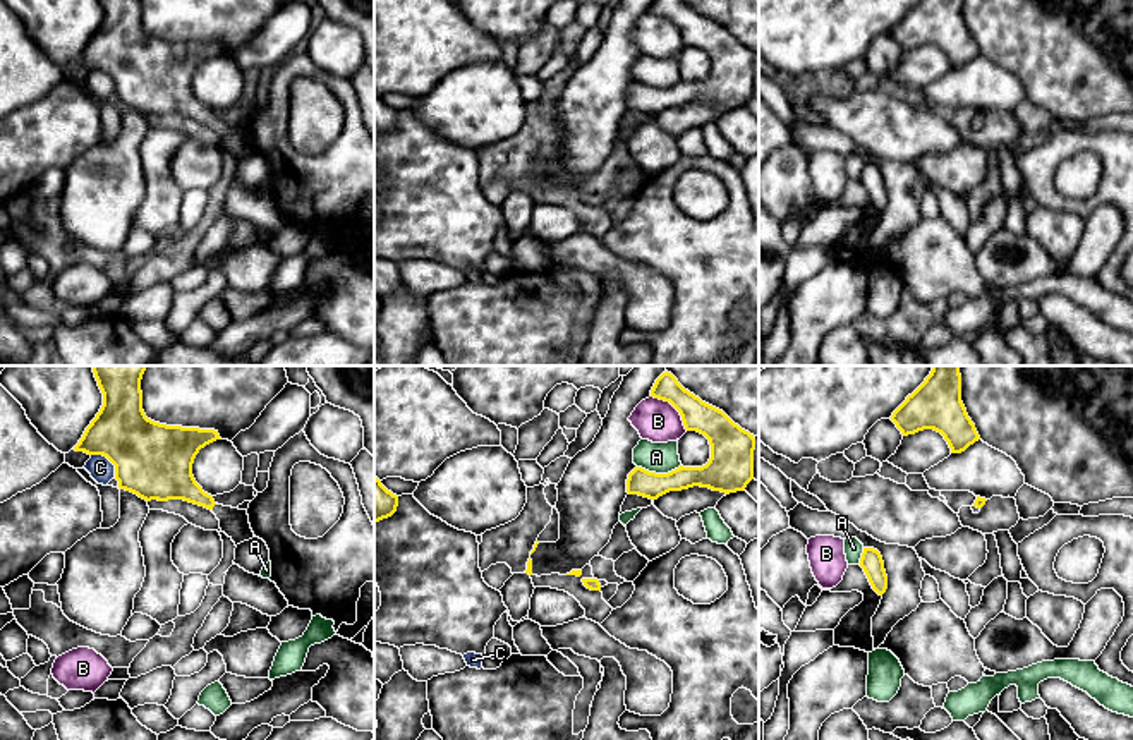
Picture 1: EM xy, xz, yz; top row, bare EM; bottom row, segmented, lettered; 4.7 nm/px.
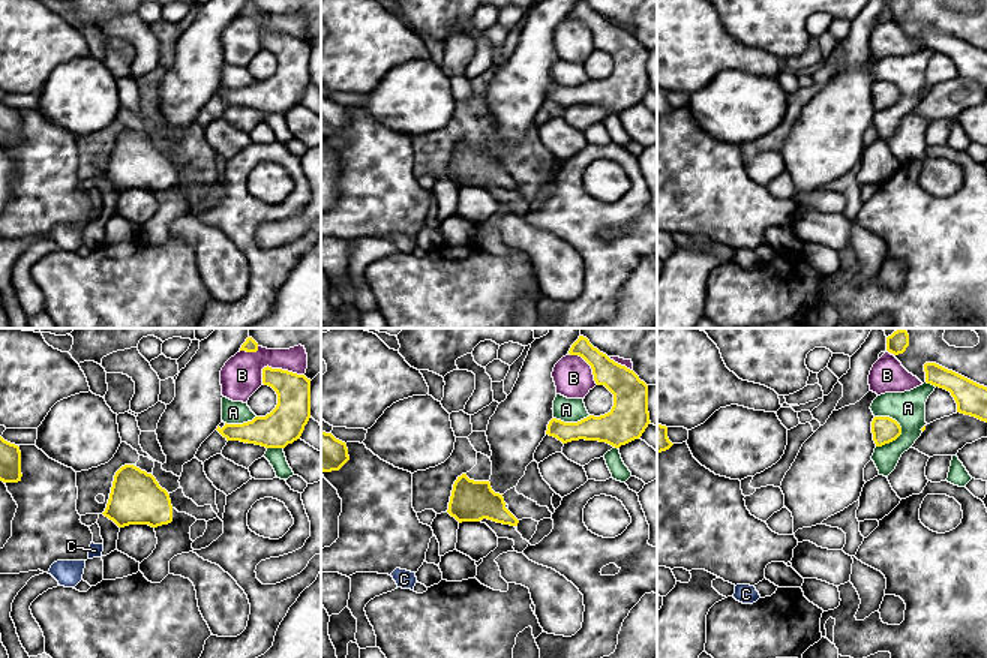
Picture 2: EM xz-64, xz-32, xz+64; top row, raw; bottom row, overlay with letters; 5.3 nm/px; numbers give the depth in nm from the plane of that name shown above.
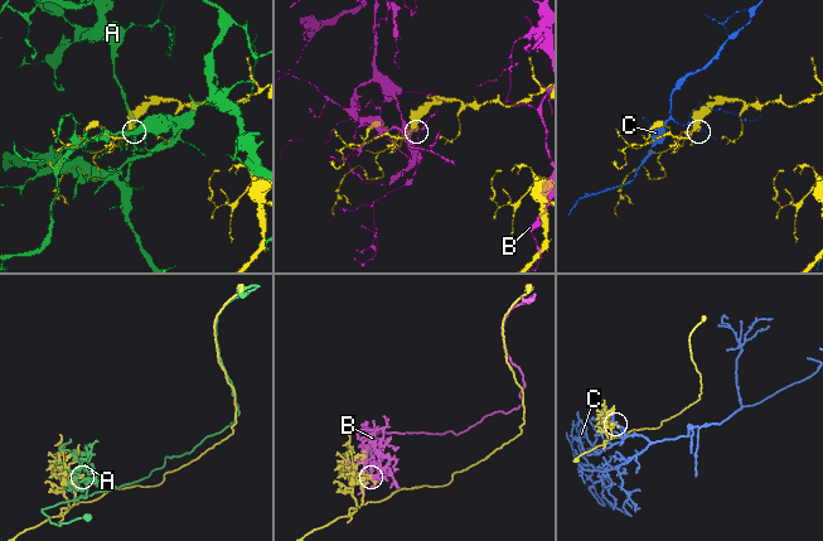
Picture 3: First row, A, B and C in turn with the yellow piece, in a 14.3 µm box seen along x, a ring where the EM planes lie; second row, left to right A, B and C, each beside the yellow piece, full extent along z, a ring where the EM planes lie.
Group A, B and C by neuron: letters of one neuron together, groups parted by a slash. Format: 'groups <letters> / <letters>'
groups A / B / C

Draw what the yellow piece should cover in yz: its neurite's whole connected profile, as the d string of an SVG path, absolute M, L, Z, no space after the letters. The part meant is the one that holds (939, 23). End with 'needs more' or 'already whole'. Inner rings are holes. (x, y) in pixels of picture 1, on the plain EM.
M920 0L893 27L891 36L903 52L924 45L941 48L951 69L961 69L980 55L961 17L961 0Z; already whole

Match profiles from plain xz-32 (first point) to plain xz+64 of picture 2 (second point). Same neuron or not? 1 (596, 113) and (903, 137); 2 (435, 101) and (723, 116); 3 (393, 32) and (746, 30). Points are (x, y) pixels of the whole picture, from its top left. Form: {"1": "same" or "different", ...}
{"1": "different", "2": "same", "3": "different"}

